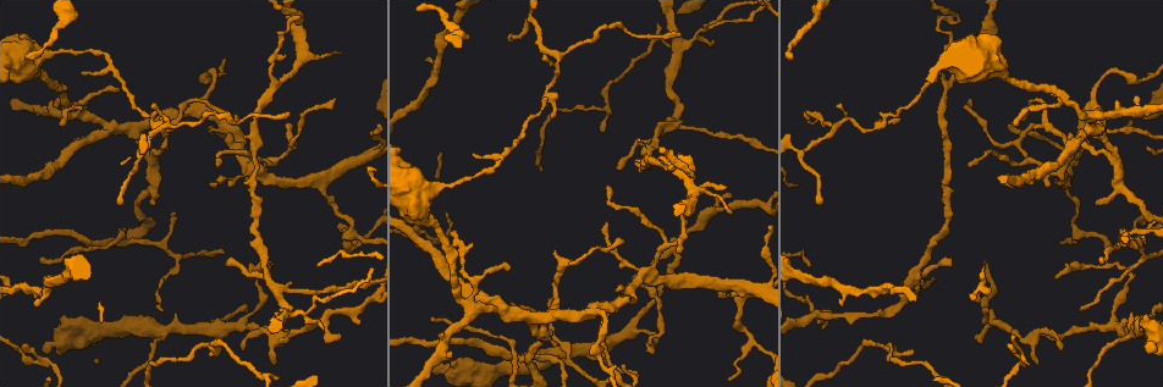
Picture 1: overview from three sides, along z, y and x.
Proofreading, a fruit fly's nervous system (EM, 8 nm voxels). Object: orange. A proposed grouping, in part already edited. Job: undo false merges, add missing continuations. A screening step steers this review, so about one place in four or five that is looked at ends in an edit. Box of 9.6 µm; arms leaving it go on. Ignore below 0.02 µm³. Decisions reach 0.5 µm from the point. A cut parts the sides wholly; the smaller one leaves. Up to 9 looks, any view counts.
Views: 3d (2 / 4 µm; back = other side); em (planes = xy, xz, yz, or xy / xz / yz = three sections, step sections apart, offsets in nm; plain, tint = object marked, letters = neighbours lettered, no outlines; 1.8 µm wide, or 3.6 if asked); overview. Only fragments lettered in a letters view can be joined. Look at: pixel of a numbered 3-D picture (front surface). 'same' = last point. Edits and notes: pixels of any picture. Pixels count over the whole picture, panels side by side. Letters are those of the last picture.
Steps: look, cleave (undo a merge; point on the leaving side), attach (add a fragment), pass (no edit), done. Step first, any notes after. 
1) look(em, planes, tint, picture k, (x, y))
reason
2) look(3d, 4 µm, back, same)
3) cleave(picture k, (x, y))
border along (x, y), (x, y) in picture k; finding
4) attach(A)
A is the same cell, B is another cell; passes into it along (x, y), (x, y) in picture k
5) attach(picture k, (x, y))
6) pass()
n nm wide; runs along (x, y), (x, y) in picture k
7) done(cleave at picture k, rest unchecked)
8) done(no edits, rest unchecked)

look(3d, 2 µm, picture 1, (814, 277))
thin neck

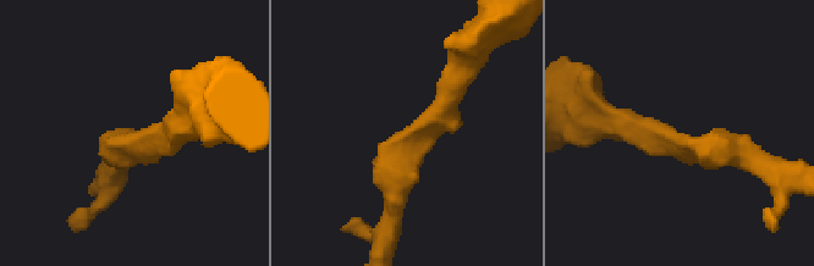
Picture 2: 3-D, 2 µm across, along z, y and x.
look(em, yz, step 4, tint, picture 2, (418, 132))
shape alone is not enough

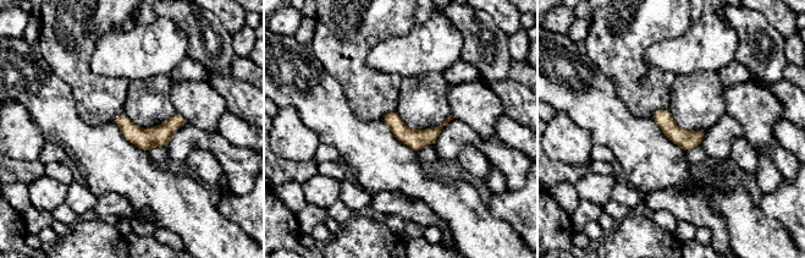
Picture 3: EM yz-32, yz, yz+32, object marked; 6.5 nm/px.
look(em, planes, letters, same)
another direction

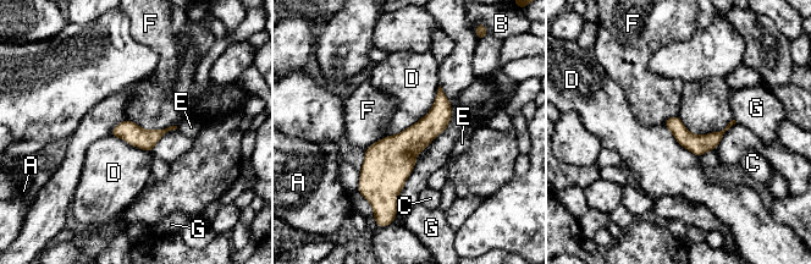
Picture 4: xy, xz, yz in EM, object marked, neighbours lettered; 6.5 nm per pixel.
pass()
140 nm wide; A, B, C, D, E, F and G are other cells; border along (440, 86), (423, 116), (380, 139) in picture 4; continuous, no second cell

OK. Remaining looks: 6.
look(em, yz, step 4, letters, picture 1, (667, 123))
arms part here

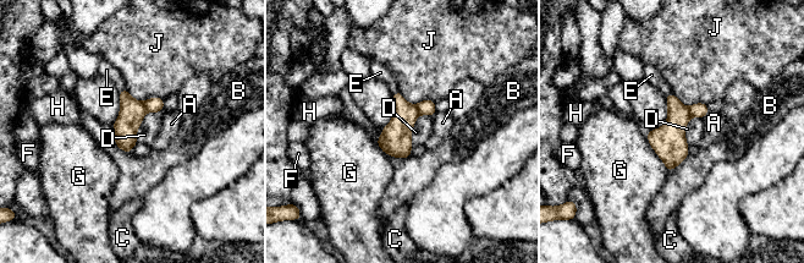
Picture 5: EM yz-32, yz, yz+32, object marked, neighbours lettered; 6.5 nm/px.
look(em, planes, letters, same)
another direction

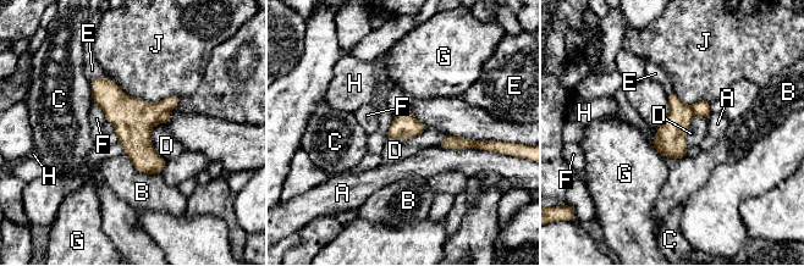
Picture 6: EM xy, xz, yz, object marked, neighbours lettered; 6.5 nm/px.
cleave(picture 6, (133, 118))
A, B, C, D, E, F, G, H and J are other cells; border along (168, 110), (157, 122) in picture 6; two cells meet here

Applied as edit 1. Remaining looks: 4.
look(em, planes, letters, picture 1, (288, 115))
branch stops here

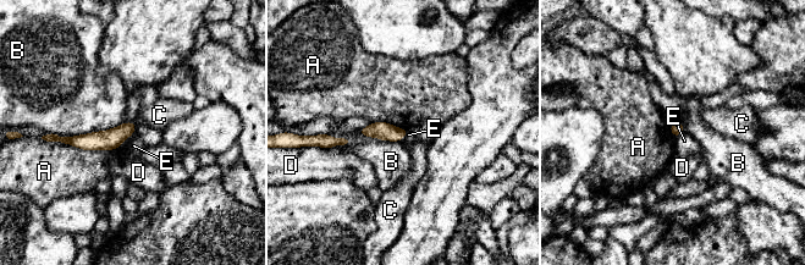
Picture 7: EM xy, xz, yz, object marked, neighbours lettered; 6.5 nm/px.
pass()
A, B, C, D and E are other cells; border along (134, 131), (120, 145) in picture 7; no lettered fragment goes on from it

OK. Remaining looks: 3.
look(3d, 2 µm, picture 1, (455, 364))
an open end

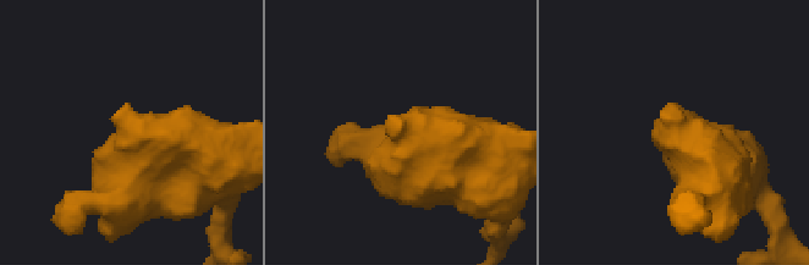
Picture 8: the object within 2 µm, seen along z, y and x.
look(em, xy, step 4, letters, picture 8, (406, 126))

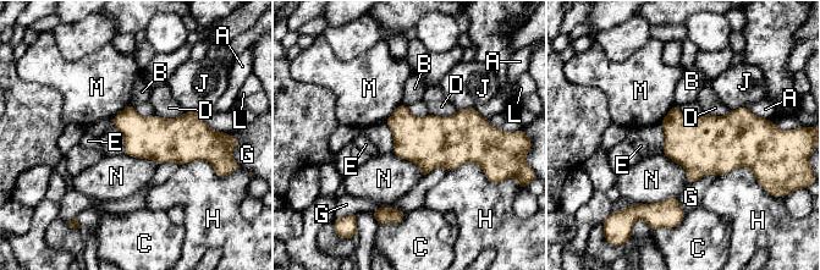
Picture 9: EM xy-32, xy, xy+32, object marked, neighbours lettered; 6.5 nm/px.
pass()
A, B, C, D, E, G, H, J, L, M and N are other cells; border along (661, 153), (684, 169), (687, 183) in picture 9; no lettered fragment goes on from it

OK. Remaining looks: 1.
done(cleave at picture 6, rest unchecked)

